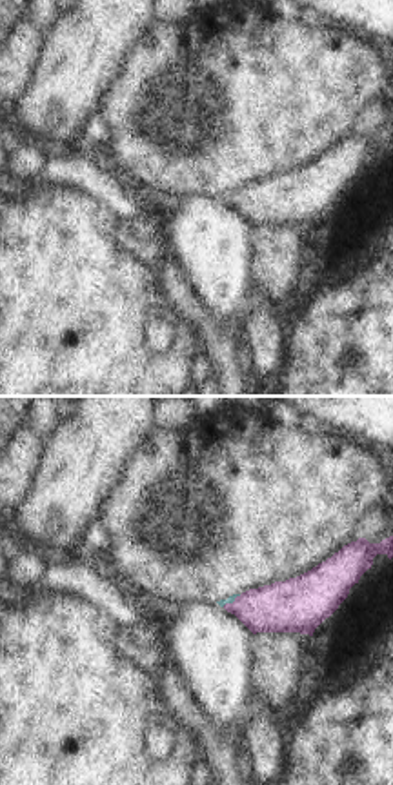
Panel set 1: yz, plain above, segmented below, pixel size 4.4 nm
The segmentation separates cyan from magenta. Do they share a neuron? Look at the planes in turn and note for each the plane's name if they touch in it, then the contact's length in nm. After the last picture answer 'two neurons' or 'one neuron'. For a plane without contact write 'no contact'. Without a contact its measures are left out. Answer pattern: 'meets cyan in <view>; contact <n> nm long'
meets cyan in yz; contact 100 nm long

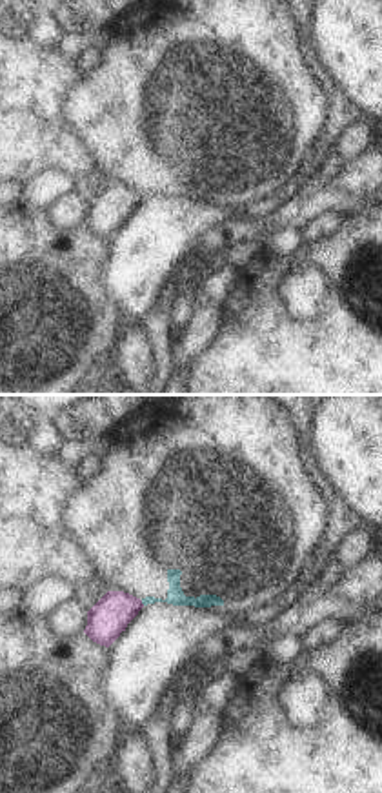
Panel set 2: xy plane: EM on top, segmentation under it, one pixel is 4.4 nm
meets cyan in xy; contact 30 nm long

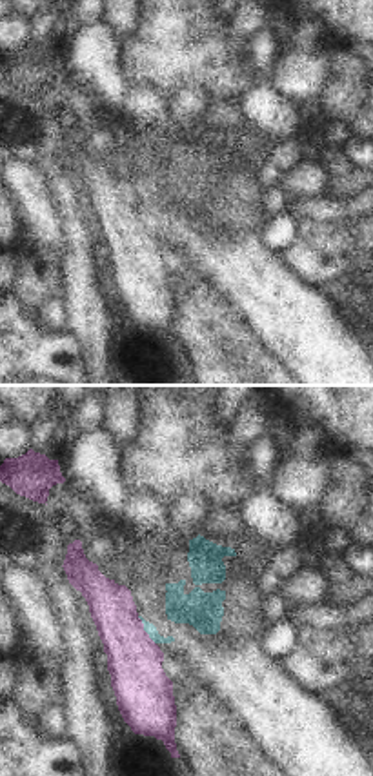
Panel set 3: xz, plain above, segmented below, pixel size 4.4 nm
meets cyan in xz; contact 150 nm long

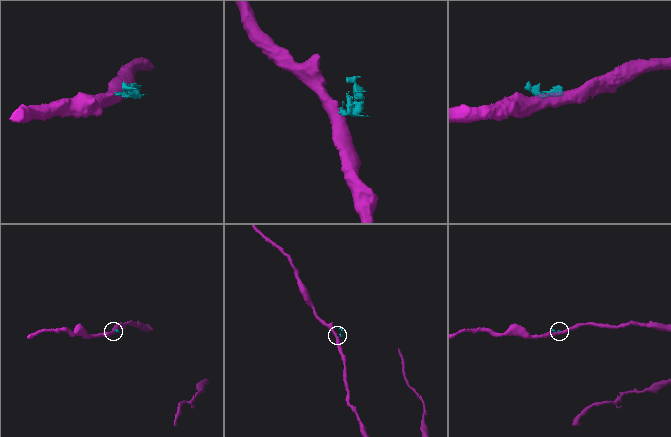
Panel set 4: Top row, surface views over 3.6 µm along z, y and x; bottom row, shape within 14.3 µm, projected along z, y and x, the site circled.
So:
two neurons

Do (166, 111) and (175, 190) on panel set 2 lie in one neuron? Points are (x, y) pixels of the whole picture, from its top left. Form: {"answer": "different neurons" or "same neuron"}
{"answer": "same neuron"}

